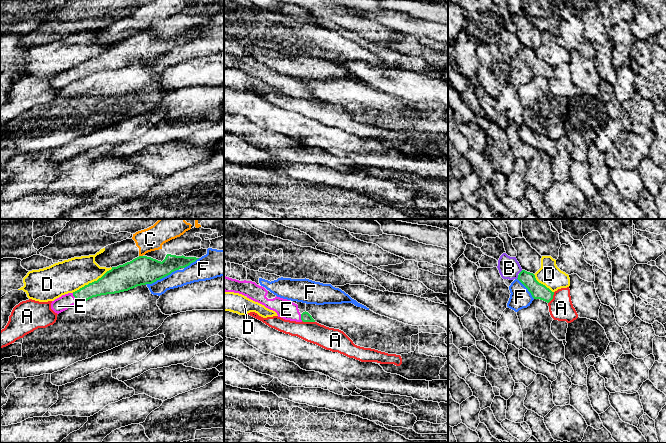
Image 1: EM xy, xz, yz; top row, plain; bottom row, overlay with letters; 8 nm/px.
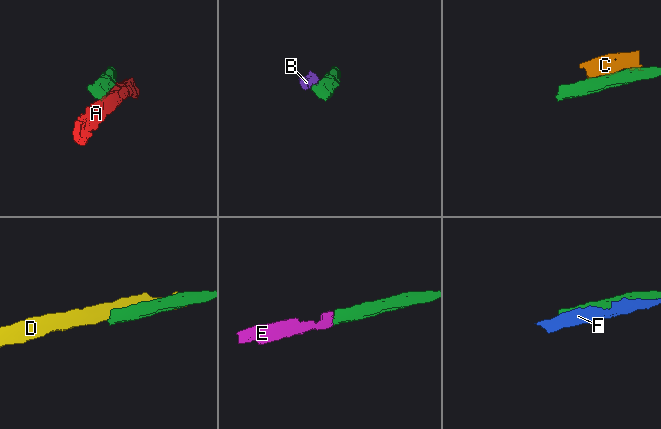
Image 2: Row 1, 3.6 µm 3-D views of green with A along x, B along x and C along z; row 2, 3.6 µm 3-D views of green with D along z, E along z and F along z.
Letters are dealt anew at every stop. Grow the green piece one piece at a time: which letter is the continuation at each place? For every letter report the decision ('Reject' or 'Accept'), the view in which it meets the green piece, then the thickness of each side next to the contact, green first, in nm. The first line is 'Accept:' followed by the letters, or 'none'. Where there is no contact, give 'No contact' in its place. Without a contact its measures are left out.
Accept: E
A: Reject. Touches green in xz. Thickness 80 nm (green) against 180 nm
B: Reject. Touches green in yz. Thickness 130 nm (green) against 170 nm
C: Reject. Touches green in xy. Thickness 220 nm (green) against 190 nm
D: Reject. Touches green in xy. Thickness 220 nm (green) against 260 nm
E: Accept. Touches green in xy. Thickness 140 nm (green) against 120 nm
F: Reject. Touches green in xy. Thickness 220 nm (green) against 140 nm

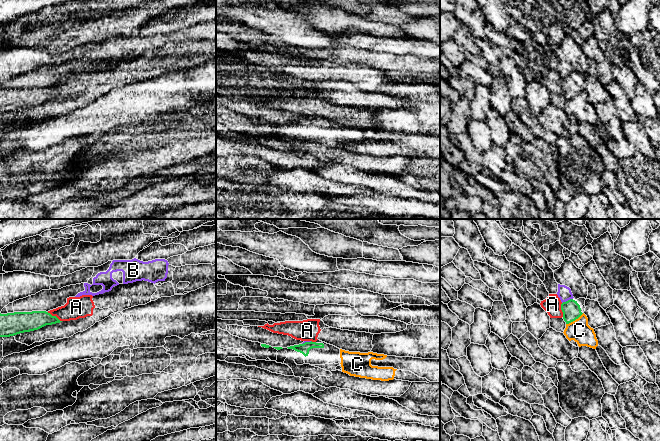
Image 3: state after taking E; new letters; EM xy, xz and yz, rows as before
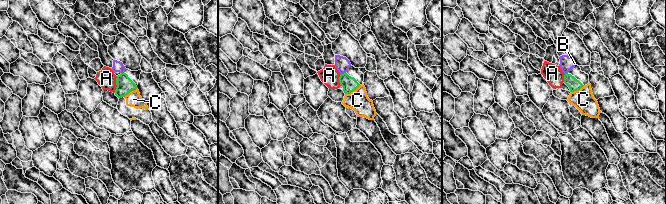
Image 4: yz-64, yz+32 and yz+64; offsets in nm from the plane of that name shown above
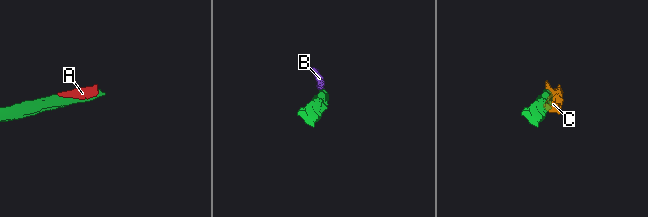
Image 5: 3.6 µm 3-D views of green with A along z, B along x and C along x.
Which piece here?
Accept: none
A: Reject. Touches green in xy. Thickness 160 nm (green) against 180 nm
B: Reject. Touches green in yz. Thickness 150 nm (green) against 110 nm
C: Reject. Touches green in yz. Thickness 150 nm (green) against 170 nm

